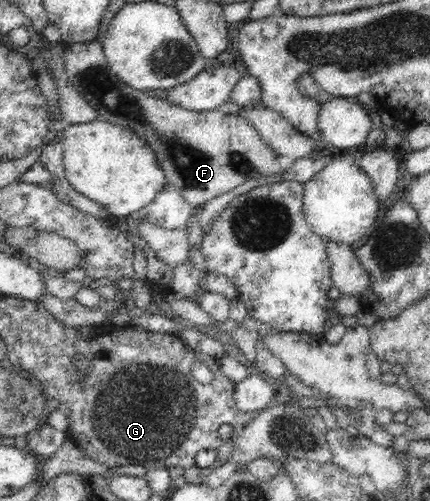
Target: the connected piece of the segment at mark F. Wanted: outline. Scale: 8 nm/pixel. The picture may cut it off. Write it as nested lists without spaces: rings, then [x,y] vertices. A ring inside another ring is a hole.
[[[96,39],[85,44],[66,44],[64,62],[70,86],[82,94],[84,100],[98,112],[100,119],[114,125],[128,127],[147,141],[168,183],[180,190],[186,202],[197,210],[208,201],[229,193],[228,191],[236,189],[242,183],[260,179],[260,177],[280,175],[286,171],[286,167],[280,165],[280,154],[264,142],[258,130],[246,120],[243,114],[226,114],[219,109],[190,111],[179,105],[170,104],[165,99],[145,95],[144,91],[130,87],[114,73],[114,70],[110,69],[102,41]]]

